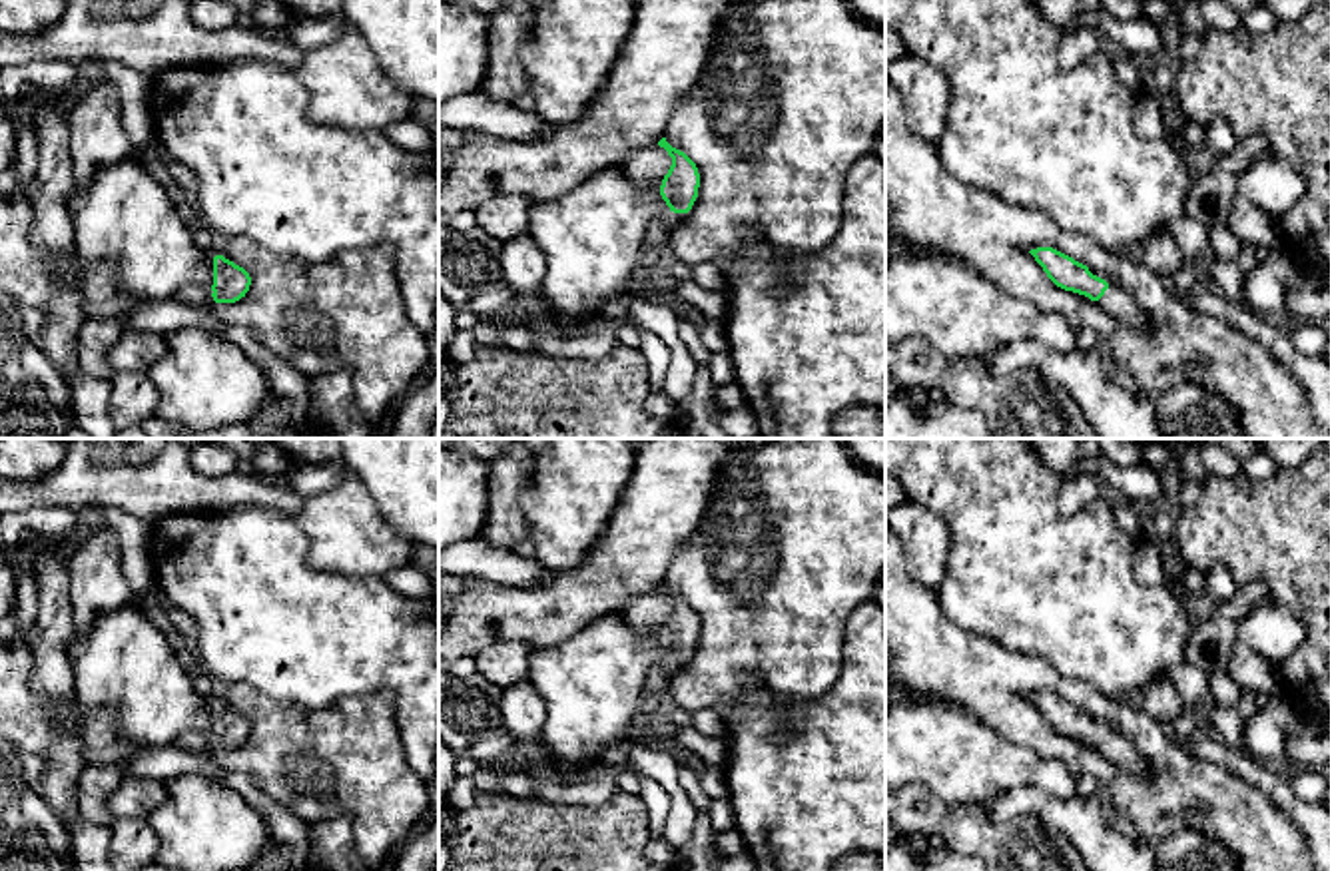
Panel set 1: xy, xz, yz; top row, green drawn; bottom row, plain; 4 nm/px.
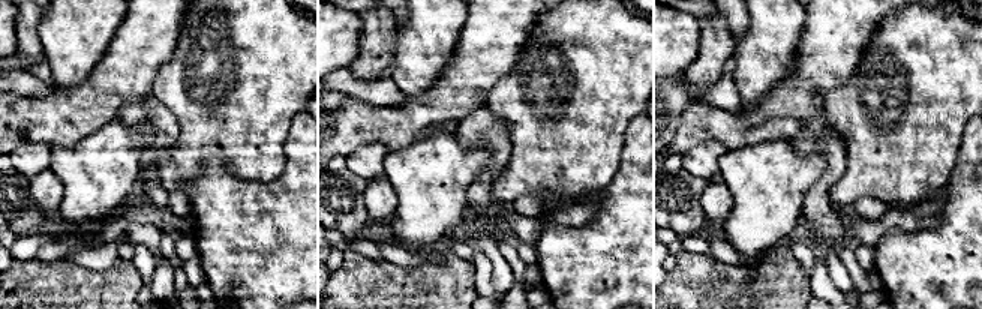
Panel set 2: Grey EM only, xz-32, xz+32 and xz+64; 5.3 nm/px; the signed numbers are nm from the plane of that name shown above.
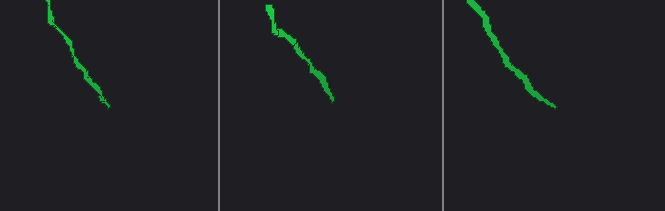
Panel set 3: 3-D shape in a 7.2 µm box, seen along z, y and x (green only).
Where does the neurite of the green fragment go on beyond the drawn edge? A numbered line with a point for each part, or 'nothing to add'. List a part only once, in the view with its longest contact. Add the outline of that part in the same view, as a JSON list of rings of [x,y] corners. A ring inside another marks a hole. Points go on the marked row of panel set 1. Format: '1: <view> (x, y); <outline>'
1: xz (647, 166); [[[658,144],[630,151],[628,157],[620,163],[626,177],[632,179],[638,187],[658,191],[670,165],[672,157]]]
2: yz (1117, 301); [[[1109,285],[1105,295],[1099,299],[1099,305],[1105,311],[1119,317],[1121,321],[1125,321],[1127,325],[1131,325],[1133,329],[1137,329],[1141,323],[1141,313],[1137,309],[1135,299],[1129,293],[1125,293],[1123,289]]]

